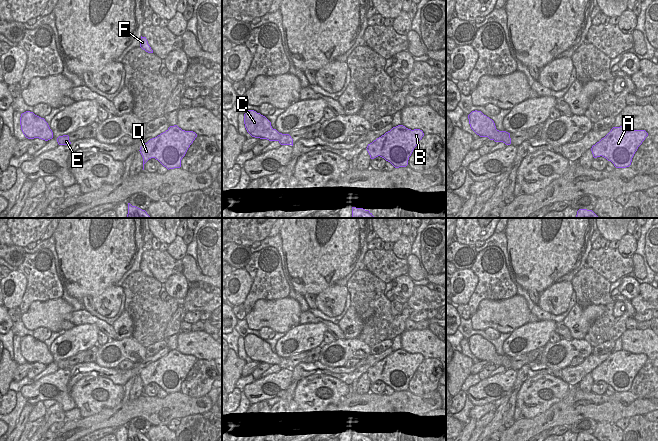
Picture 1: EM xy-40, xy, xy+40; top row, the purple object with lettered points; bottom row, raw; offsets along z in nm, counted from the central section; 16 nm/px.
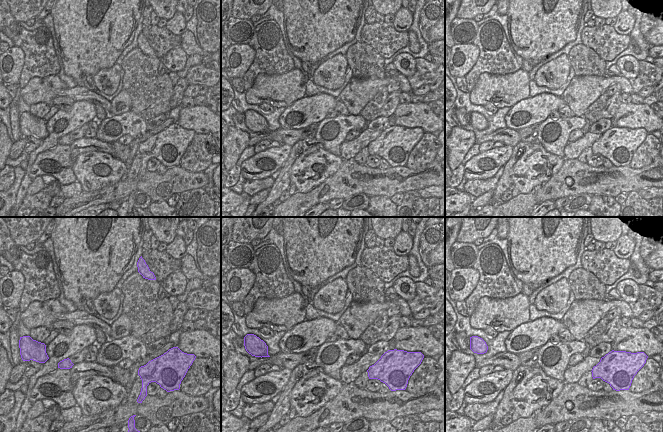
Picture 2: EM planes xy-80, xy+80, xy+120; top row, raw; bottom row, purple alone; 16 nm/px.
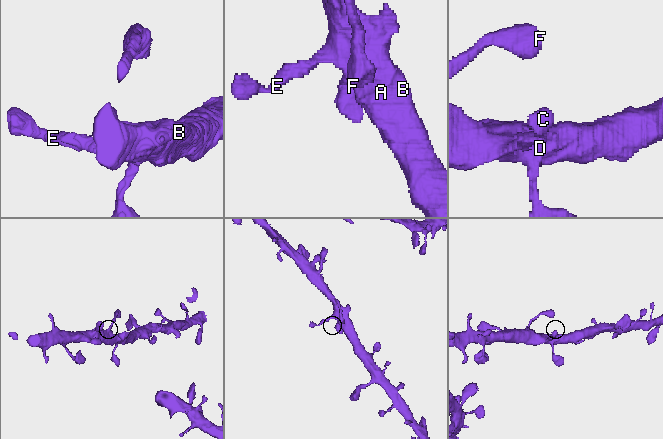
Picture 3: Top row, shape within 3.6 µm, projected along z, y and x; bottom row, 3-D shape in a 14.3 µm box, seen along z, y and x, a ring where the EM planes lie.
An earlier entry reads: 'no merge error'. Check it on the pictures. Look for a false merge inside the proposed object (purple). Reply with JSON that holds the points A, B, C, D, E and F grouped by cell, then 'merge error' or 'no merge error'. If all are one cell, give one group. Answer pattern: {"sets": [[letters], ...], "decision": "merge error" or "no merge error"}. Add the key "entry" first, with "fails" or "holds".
{"entry": "holds", "sets": [["A", "B", "C", "D", "E", "F"]], "decision": "no merge error"}

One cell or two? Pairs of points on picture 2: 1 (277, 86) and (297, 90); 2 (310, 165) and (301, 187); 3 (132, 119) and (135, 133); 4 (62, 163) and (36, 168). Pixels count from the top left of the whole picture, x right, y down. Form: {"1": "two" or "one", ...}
{"1": "one", "2": "one", "3": "one", "4": "one"}

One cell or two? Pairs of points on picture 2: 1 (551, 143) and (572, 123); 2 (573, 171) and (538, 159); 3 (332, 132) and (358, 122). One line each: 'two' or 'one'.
1: one
2: two
3: one

